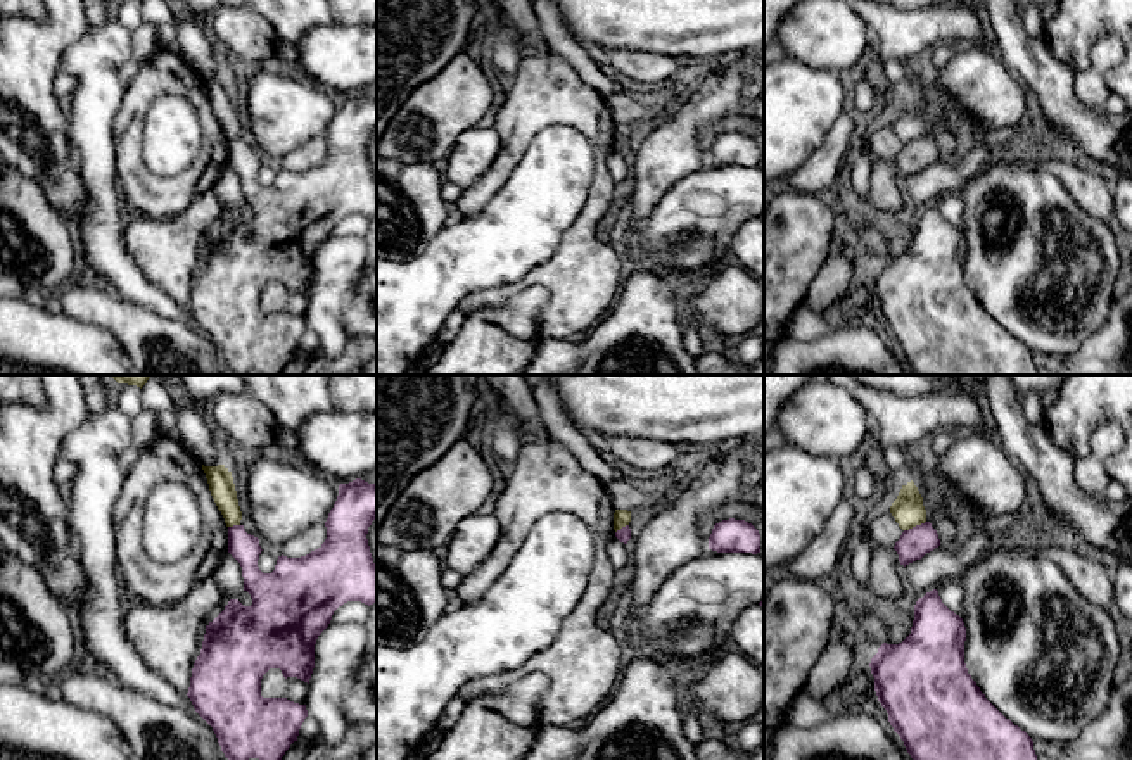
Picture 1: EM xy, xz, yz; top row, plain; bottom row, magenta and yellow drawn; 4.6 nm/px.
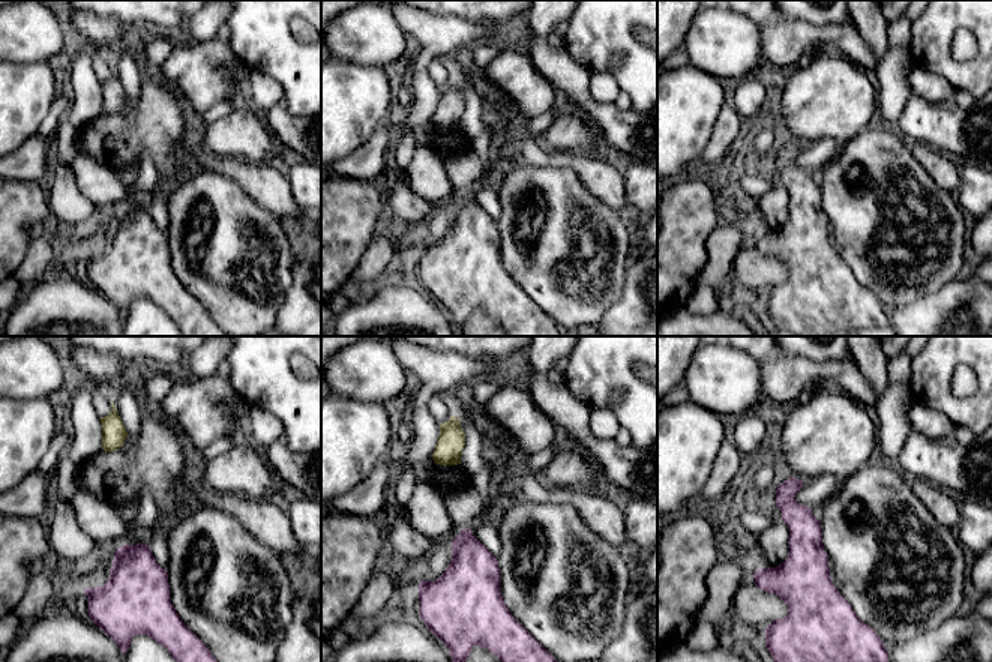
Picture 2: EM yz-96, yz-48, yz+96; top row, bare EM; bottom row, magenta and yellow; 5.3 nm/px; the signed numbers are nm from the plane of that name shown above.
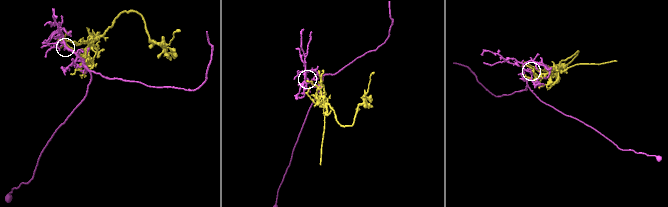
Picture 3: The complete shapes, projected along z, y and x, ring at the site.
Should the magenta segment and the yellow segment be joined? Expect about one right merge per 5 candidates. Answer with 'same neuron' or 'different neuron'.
different neuron

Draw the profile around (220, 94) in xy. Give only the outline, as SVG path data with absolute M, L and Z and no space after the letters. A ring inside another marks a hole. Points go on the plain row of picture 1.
M225 78L204 79L211 109L221 124L226 140L240 138L242 124L237 112L232 85Z

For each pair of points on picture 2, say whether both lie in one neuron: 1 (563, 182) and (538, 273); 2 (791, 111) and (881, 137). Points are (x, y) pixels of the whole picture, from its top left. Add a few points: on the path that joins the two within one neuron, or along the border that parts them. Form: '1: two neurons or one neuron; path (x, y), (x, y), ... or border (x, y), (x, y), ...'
1: one neuron; path (554, 204), (554, 251)
2: two neurons; border (877, 120), (856, 132), (841, 147)

